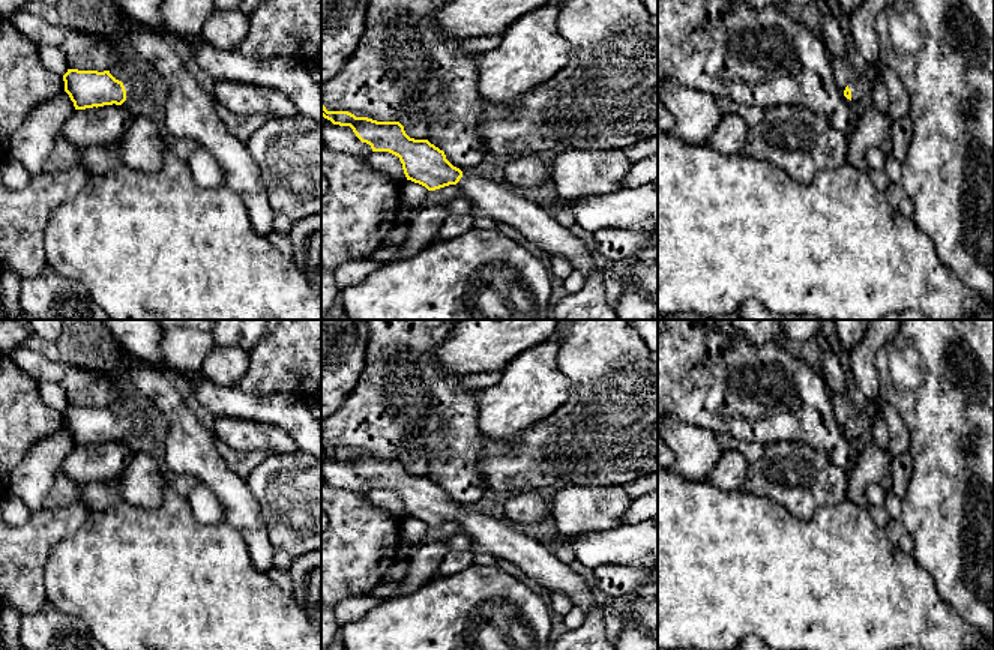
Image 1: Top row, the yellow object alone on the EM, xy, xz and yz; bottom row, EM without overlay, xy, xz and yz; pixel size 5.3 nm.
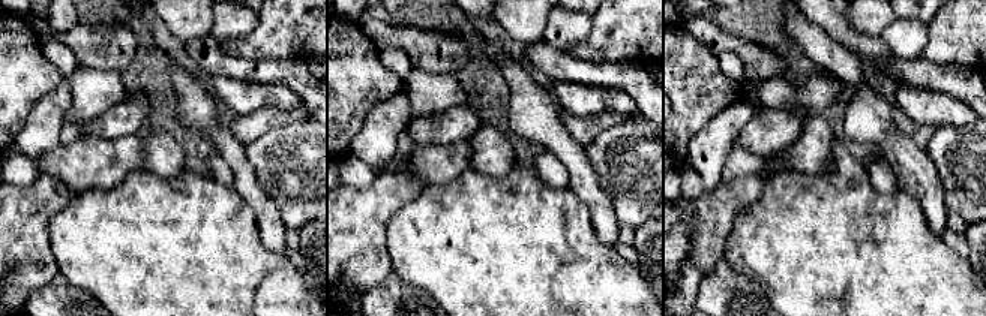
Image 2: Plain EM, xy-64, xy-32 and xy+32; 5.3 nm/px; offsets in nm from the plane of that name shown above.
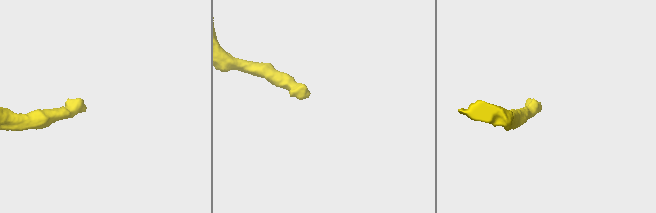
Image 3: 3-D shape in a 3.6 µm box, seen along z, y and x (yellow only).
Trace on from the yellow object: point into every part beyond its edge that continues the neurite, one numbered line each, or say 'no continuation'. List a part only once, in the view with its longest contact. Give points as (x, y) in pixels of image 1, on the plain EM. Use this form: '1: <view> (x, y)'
1: xy (137, 424)

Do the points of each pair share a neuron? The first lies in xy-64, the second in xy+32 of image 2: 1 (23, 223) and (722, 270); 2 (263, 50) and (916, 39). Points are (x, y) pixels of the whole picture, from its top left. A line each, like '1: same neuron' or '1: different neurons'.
1: different neurons
2: different neurons

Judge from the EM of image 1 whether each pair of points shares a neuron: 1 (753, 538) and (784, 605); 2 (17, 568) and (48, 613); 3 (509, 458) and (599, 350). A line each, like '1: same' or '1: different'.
1: same
2: different
3: same

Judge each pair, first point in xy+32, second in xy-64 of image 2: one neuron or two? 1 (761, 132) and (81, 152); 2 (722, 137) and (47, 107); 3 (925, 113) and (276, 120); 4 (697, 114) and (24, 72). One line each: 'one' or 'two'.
1: two
2: one
3: two
4: one

